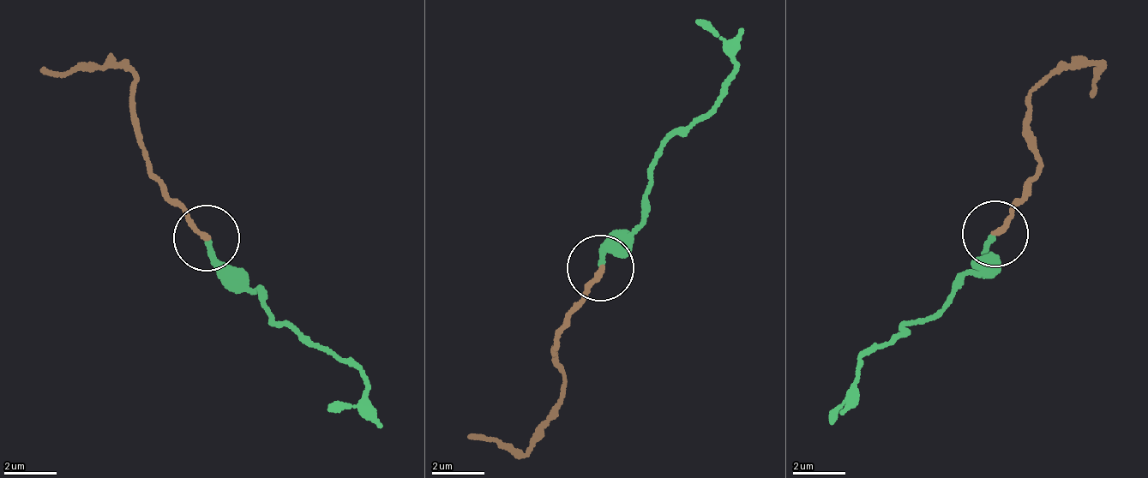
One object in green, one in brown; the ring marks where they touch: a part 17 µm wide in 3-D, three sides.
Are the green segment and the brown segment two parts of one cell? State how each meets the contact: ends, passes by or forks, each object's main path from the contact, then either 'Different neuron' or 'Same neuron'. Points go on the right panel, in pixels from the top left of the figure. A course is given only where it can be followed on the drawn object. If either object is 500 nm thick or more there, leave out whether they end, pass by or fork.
At the ring green ends. At the ring brown ends. Course of green: (996, 234), (981, 269), (905, 325), (896, 341), (857, 360), (850, 397), (830, 421). Course of brown: (996, 234), (1035, 170), (1031, 92), (1044, 80), (1099, 65), (1091, 98). Same neuron

